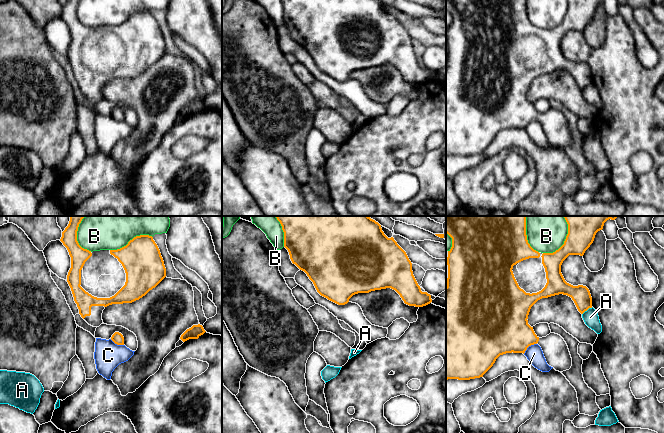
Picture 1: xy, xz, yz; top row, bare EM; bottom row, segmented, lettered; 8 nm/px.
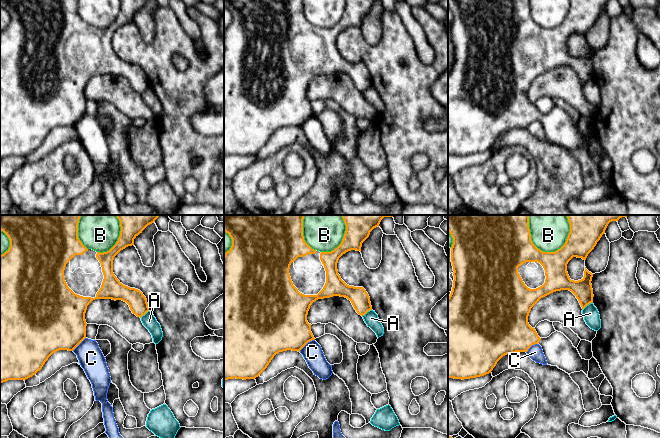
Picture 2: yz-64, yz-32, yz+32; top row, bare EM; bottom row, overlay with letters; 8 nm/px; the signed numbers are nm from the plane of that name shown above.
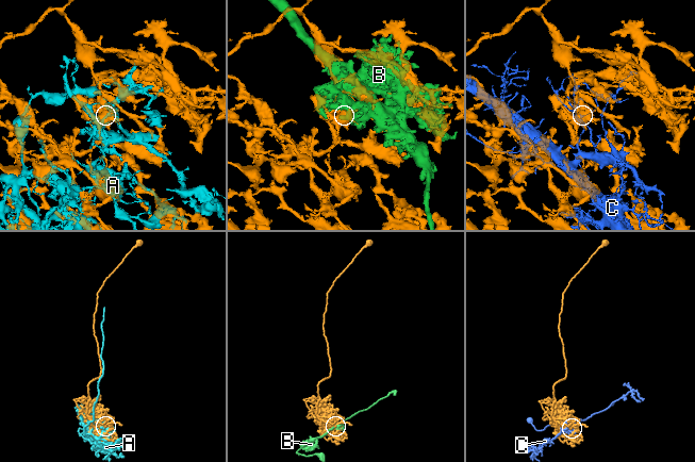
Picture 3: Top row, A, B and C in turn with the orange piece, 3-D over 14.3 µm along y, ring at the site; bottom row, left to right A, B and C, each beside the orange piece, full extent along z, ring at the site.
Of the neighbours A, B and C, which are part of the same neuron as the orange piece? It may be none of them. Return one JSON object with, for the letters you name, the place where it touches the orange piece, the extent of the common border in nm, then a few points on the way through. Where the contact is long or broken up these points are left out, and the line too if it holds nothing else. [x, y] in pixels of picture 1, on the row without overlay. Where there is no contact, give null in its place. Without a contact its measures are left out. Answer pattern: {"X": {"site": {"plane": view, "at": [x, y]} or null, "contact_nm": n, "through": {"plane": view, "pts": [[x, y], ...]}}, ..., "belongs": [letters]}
{"belongs": []}

